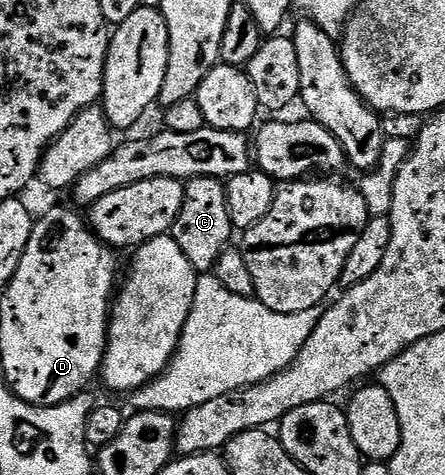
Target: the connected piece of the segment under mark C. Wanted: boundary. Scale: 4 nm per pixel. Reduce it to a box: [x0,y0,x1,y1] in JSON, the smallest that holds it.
[171,175,235,273]

